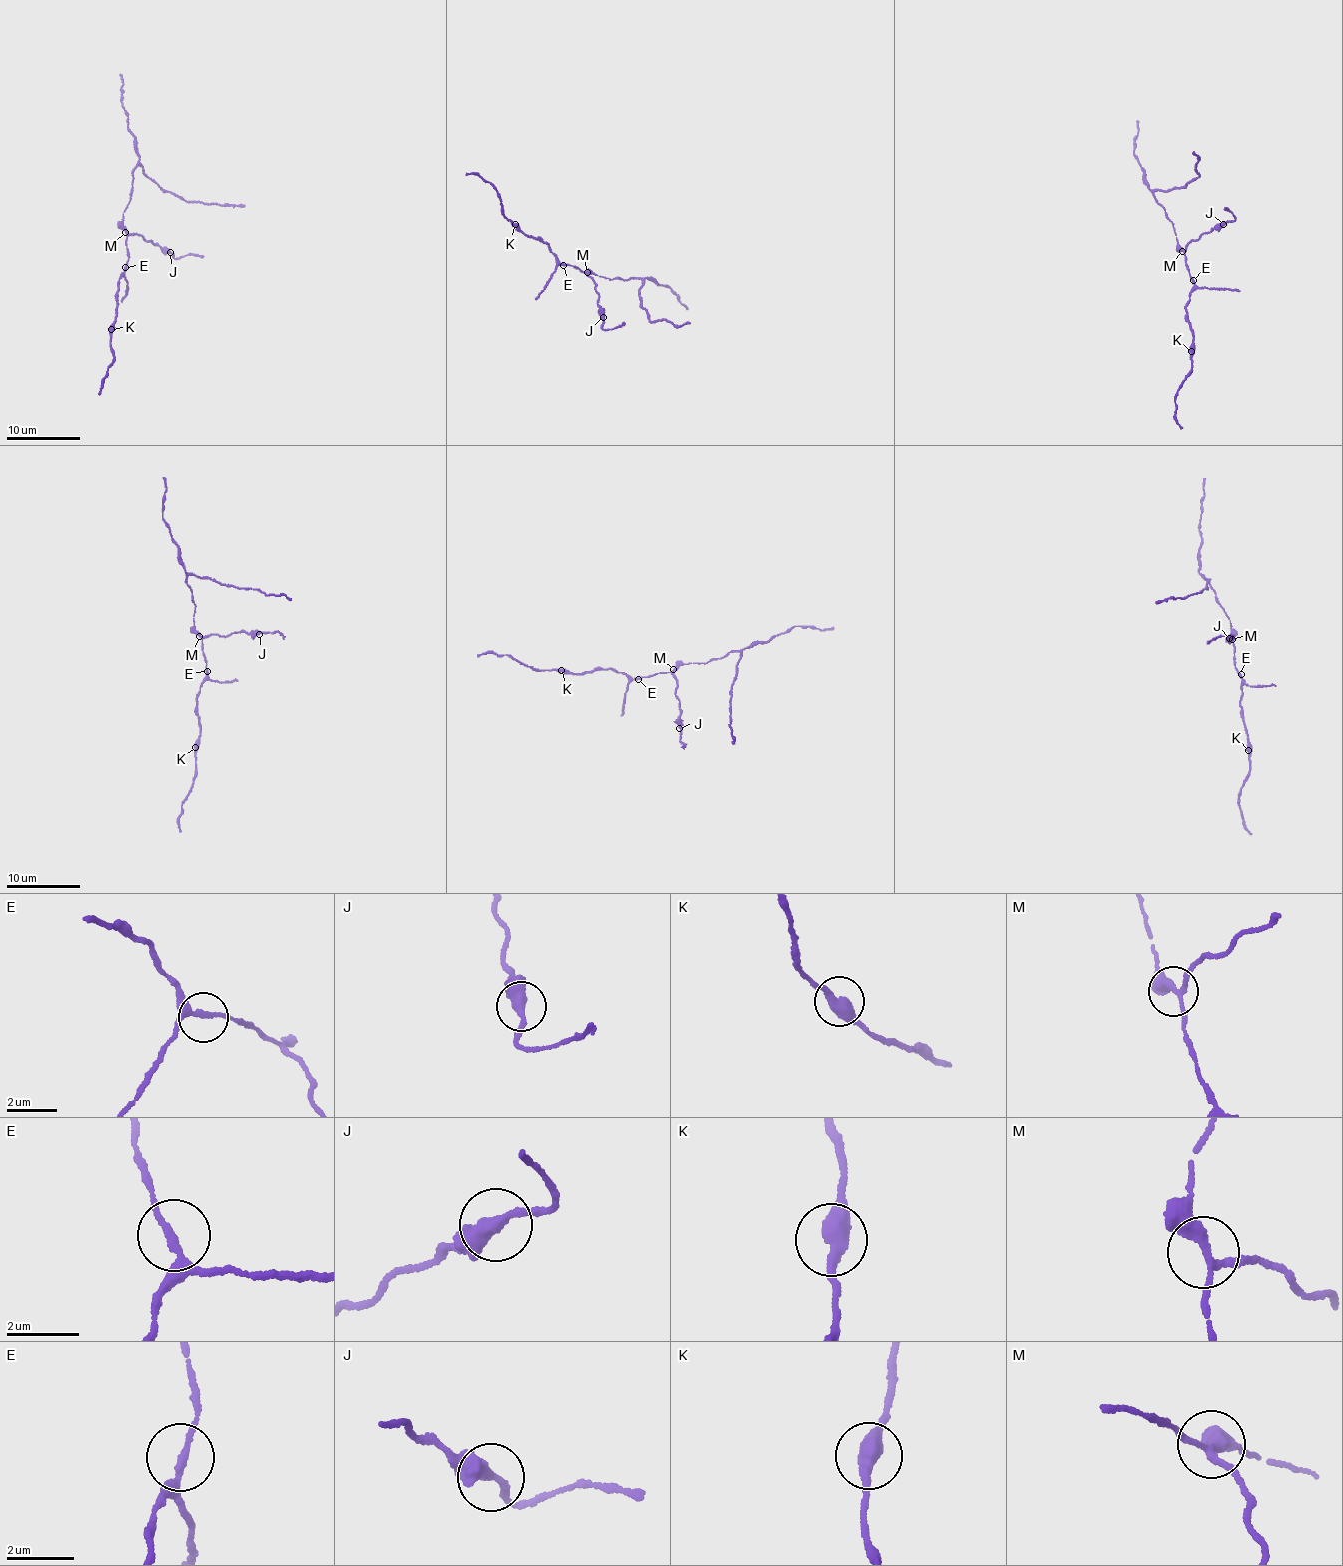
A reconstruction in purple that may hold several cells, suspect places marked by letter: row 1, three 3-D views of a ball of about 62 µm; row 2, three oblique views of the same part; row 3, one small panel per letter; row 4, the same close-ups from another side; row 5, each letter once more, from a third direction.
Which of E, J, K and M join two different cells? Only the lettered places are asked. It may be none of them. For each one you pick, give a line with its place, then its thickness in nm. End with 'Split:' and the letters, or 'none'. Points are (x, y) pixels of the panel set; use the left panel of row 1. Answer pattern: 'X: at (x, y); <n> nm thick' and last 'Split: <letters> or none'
Split: none

